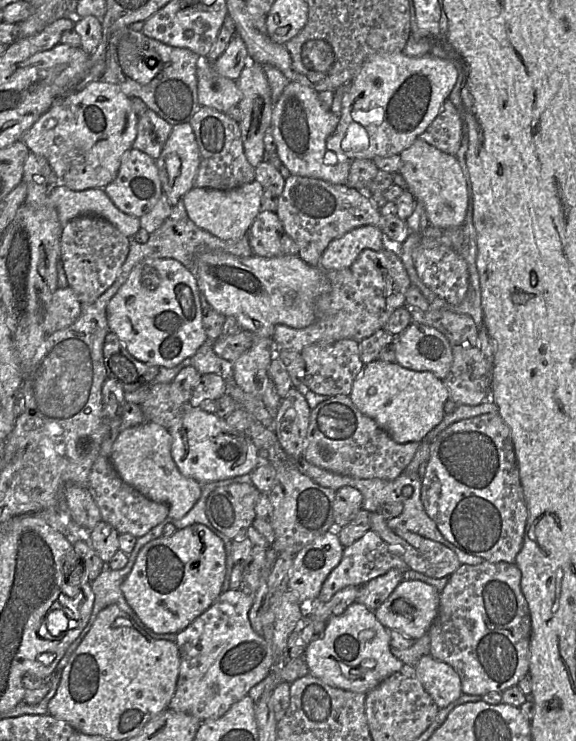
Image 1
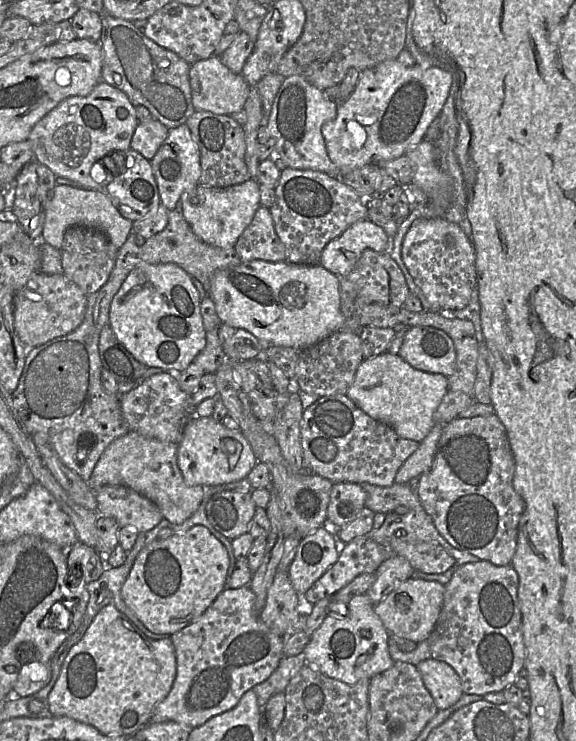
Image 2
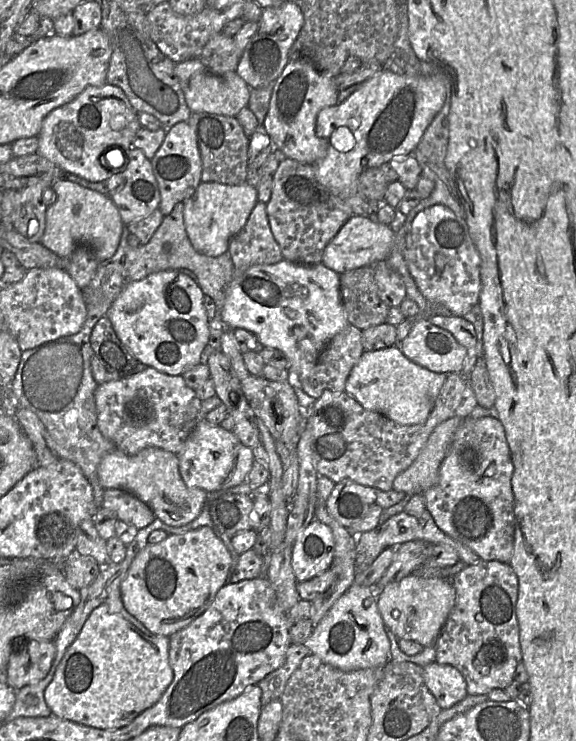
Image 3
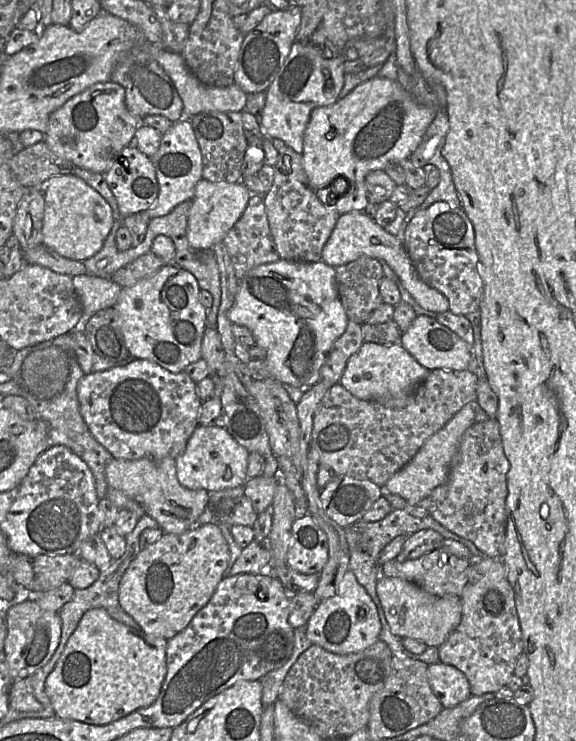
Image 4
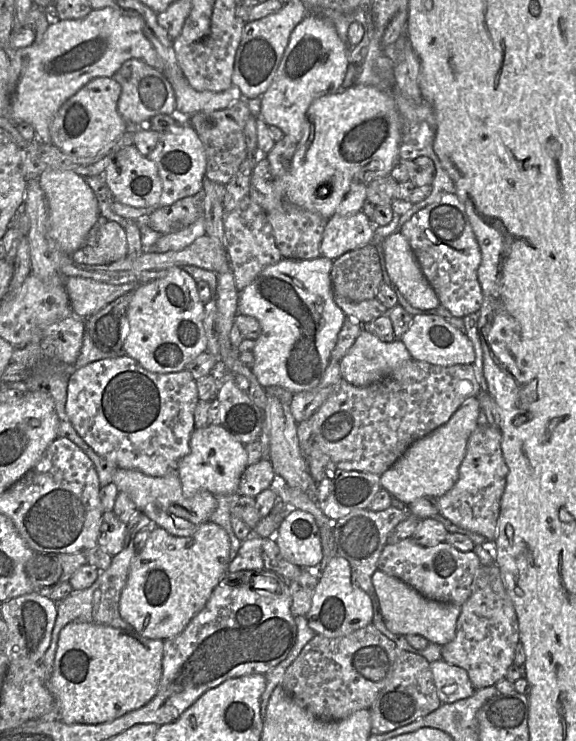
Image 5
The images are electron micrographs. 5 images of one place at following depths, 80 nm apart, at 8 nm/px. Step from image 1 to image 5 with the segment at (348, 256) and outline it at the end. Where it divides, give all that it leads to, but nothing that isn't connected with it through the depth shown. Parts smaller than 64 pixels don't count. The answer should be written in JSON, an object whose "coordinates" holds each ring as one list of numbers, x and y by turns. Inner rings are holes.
{"coordinates":[[361,211,345,216,333,216,325,226,320,254,331,261,343,254,371,244,375,225],[396,231,381,242,387,273,406,300,418,309,434,309,440,300,425,277,404,235]]}

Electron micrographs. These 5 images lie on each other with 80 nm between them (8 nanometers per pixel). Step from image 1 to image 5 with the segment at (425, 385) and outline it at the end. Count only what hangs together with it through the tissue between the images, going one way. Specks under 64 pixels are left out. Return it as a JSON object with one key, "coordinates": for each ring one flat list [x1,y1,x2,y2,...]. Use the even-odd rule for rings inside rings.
{"coordinates":[[364,329,340,361,341,377,356,387,371,385,413,359,401,339,384,342]]}

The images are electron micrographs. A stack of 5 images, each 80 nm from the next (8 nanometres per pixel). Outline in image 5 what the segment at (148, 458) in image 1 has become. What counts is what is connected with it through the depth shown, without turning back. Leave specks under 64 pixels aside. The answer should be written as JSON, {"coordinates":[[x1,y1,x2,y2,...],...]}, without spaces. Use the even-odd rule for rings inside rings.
{"coordinates":[[117,468,112,482,119,492,124,492,131,498,138,510,152,521,153,526,161,527,178,537,194,534,200,526,209,521,218,506,217,497,208,491,185,497,176,471,162,477,152,477,137,470]]}

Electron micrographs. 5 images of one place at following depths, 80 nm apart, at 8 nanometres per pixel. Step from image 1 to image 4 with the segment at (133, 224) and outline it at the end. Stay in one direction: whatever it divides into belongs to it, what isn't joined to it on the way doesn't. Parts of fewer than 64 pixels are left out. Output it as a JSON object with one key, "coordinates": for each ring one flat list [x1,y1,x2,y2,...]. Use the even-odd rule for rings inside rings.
{"coordinates":[[64,174,50,178,39,187,44,193,45,209,42,243,68,259,84,262,104,245,114,222,108,202,81,178]]}

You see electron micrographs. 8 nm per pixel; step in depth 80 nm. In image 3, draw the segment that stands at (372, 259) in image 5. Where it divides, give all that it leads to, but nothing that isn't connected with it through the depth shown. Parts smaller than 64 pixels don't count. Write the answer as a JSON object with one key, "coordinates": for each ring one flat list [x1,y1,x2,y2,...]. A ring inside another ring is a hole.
{"coordinates":[[374,265,339,275,340,294,348,322,361,331,387,323,390,306,380,298,374,276]]}

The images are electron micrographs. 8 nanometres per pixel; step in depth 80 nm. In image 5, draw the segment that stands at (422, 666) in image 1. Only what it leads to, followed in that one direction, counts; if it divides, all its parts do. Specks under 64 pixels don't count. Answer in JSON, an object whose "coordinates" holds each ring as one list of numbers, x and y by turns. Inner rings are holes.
{"coordinates":[[444,660,430,663,437,695,442,703,453,703,475,692,467,672]]}

